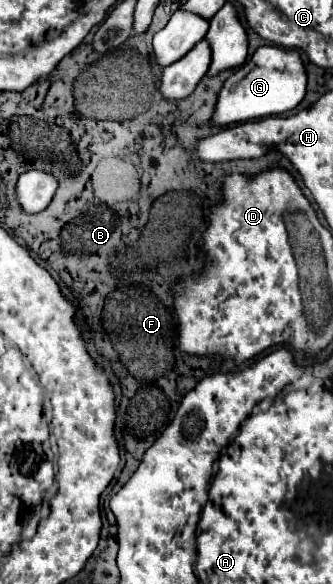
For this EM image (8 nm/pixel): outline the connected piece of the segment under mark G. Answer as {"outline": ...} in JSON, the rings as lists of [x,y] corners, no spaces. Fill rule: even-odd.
{"outline":[[[274,45],[258,47],[256,53],[238,67],[226,81],[216,101],[216,109],[210,117],[212,127],[226,127],[232,123],[244,123],[250,119],[282,115],[292,111],[306,93],[306,71],[302,67],[300,55],[296,51],[288,51]]]}

